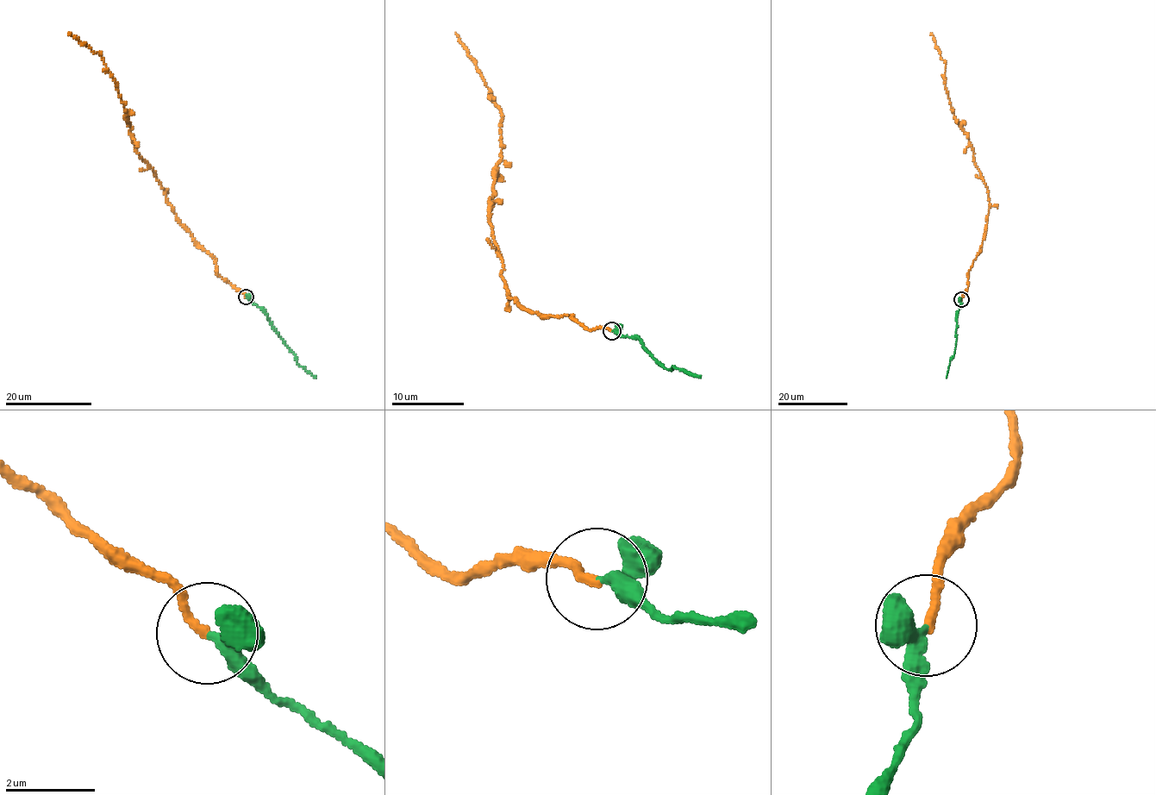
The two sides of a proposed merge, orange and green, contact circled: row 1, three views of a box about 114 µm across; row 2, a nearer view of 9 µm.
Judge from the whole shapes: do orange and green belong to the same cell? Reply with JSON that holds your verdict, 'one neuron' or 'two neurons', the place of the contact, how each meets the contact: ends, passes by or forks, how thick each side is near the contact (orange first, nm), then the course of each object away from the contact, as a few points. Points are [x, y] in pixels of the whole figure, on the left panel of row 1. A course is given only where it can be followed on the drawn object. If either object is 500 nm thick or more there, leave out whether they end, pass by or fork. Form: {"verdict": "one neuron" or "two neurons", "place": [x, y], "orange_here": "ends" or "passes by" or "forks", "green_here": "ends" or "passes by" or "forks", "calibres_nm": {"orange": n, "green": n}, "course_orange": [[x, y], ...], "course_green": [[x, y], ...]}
{"verdict": "one neuron", "place": [246, 297], "orange_here": "ends", "green_here": "passes by", "calibres_nm": {"orange": 200, "green": 240}, "course_orange": [[246, 296], [218, 272], [215, 259], [180, 223], [155, 171], [138, 153], [124, 102], [102, 54], [67, 34]], "course_green": [[246, 296], [266, 313], [272, 328], [298, 364], [316, 377]]}

